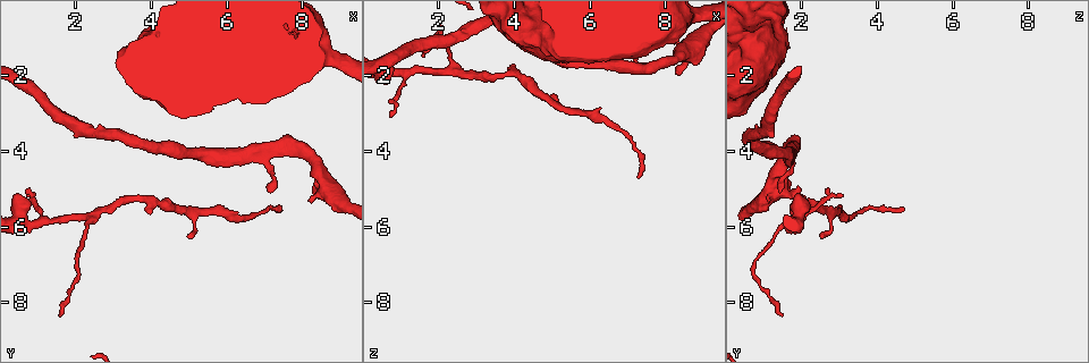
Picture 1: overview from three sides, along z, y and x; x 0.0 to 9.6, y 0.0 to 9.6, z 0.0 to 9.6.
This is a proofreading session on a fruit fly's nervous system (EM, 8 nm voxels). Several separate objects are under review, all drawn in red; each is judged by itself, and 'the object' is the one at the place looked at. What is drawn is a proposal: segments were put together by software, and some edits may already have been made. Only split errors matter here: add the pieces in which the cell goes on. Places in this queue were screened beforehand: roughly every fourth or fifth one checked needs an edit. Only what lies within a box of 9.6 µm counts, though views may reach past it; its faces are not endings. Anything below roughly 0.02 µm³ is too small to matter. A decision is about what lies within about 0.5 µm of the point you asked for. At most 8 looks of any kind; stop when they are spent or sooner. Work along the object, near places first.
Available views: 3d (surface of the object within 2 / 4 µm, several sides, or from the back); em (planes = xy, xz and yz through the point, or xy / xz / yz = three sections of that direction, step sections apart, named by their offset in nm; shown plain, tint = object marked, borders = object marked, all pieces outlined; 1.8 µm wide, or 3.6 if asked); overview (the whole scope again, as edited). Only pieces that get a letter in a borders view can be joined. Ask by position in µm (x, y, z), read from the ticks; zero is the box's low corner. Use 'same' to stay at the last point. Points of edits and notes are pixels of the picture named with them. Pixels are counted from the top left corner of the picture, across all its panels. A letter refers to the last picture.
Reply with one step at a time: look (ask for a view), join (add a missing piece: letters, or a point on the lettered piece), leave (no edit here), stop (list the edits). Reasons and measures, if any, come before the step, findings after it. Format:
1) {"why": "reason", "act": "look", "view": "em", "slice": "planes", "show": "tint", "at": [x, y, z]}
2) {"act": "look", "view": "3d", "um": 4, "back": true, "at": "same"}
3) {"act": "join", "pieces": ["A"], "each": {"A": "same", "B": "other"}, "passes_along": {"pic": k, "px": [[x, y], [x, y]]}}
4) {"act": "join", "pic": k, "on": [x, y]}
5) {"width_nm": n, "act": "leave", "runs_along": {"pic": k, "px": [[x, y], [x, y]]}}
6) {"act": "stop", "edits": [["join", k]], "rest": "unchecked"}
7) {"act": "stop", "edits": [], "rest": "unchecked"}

{"why": "tapers out", "act": "look", "view": "3d", "um": 2, "back": true, "at": [5.00, 6.30, 2.55]}

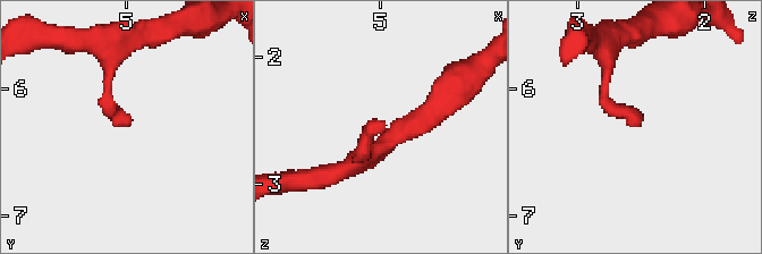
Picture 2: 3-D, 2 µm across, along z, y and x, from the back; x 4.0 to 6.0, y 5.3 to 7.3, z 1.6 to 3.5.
{"act": "look", "view": "em", "um": 3.6, "slice": "planes", "show": "tint", "at": [4.96, 6.26, 2.50]}

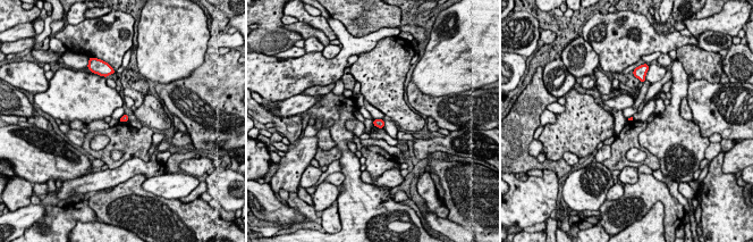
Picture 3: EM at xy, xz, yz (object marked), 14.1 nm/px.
{"why": "what lies round it", "act": "look", "view": "em", "um": 3.6, "slice": "planes", "show": "borders", "at": "same"}

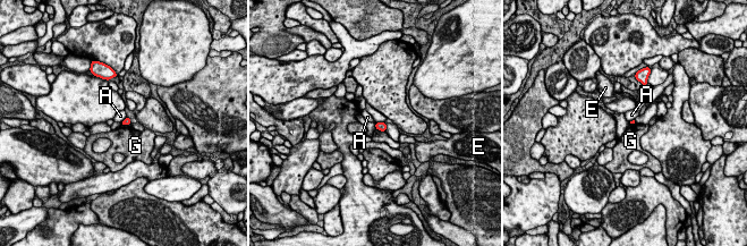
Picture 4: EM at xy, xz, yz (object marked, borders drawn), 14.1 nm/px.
{"act": "leave", "each": {"A": "other", "E": "other", "G": "other"}, "found": "no lettered piece goes on from it"}

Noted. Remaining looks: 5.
{"why": "thick turns thin", "act": "look", "view": "3d", "um": 4, "at": [8.60, 5.05, 1.20]}

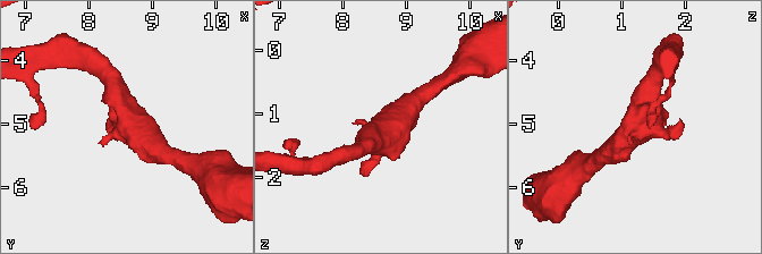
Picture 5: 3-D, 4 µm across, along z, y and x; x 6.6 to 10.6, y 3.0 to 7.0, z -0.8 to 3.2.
{"act": "look", "view": "em", "slice": "yz", "step": 8, "show": "tint", "at": [8.65, 5.05, 1.15]}

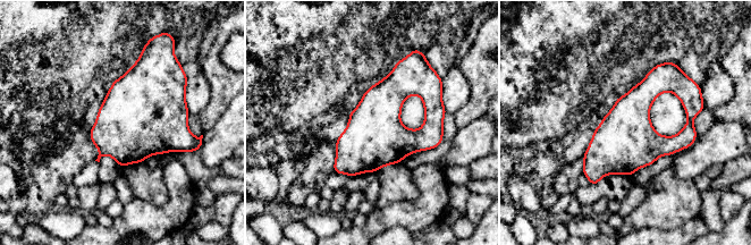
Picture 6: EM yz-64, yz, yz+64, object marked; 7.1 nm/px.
{"act": "look", "view": "em", "slice": "planes", "show": "borders", "at": "same"}

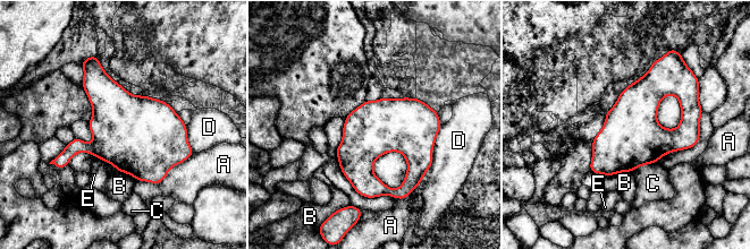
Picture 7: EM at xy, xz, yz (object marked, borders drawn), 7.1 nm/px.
{"act": "leave", "each": {"A": "other", "B": "other", "C": "other", "D": "other", "E": "other"}, "found": "none of them fits"}

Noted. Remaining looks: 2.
{"act": "stop", "edits": [], "rest": "unchecked"}

